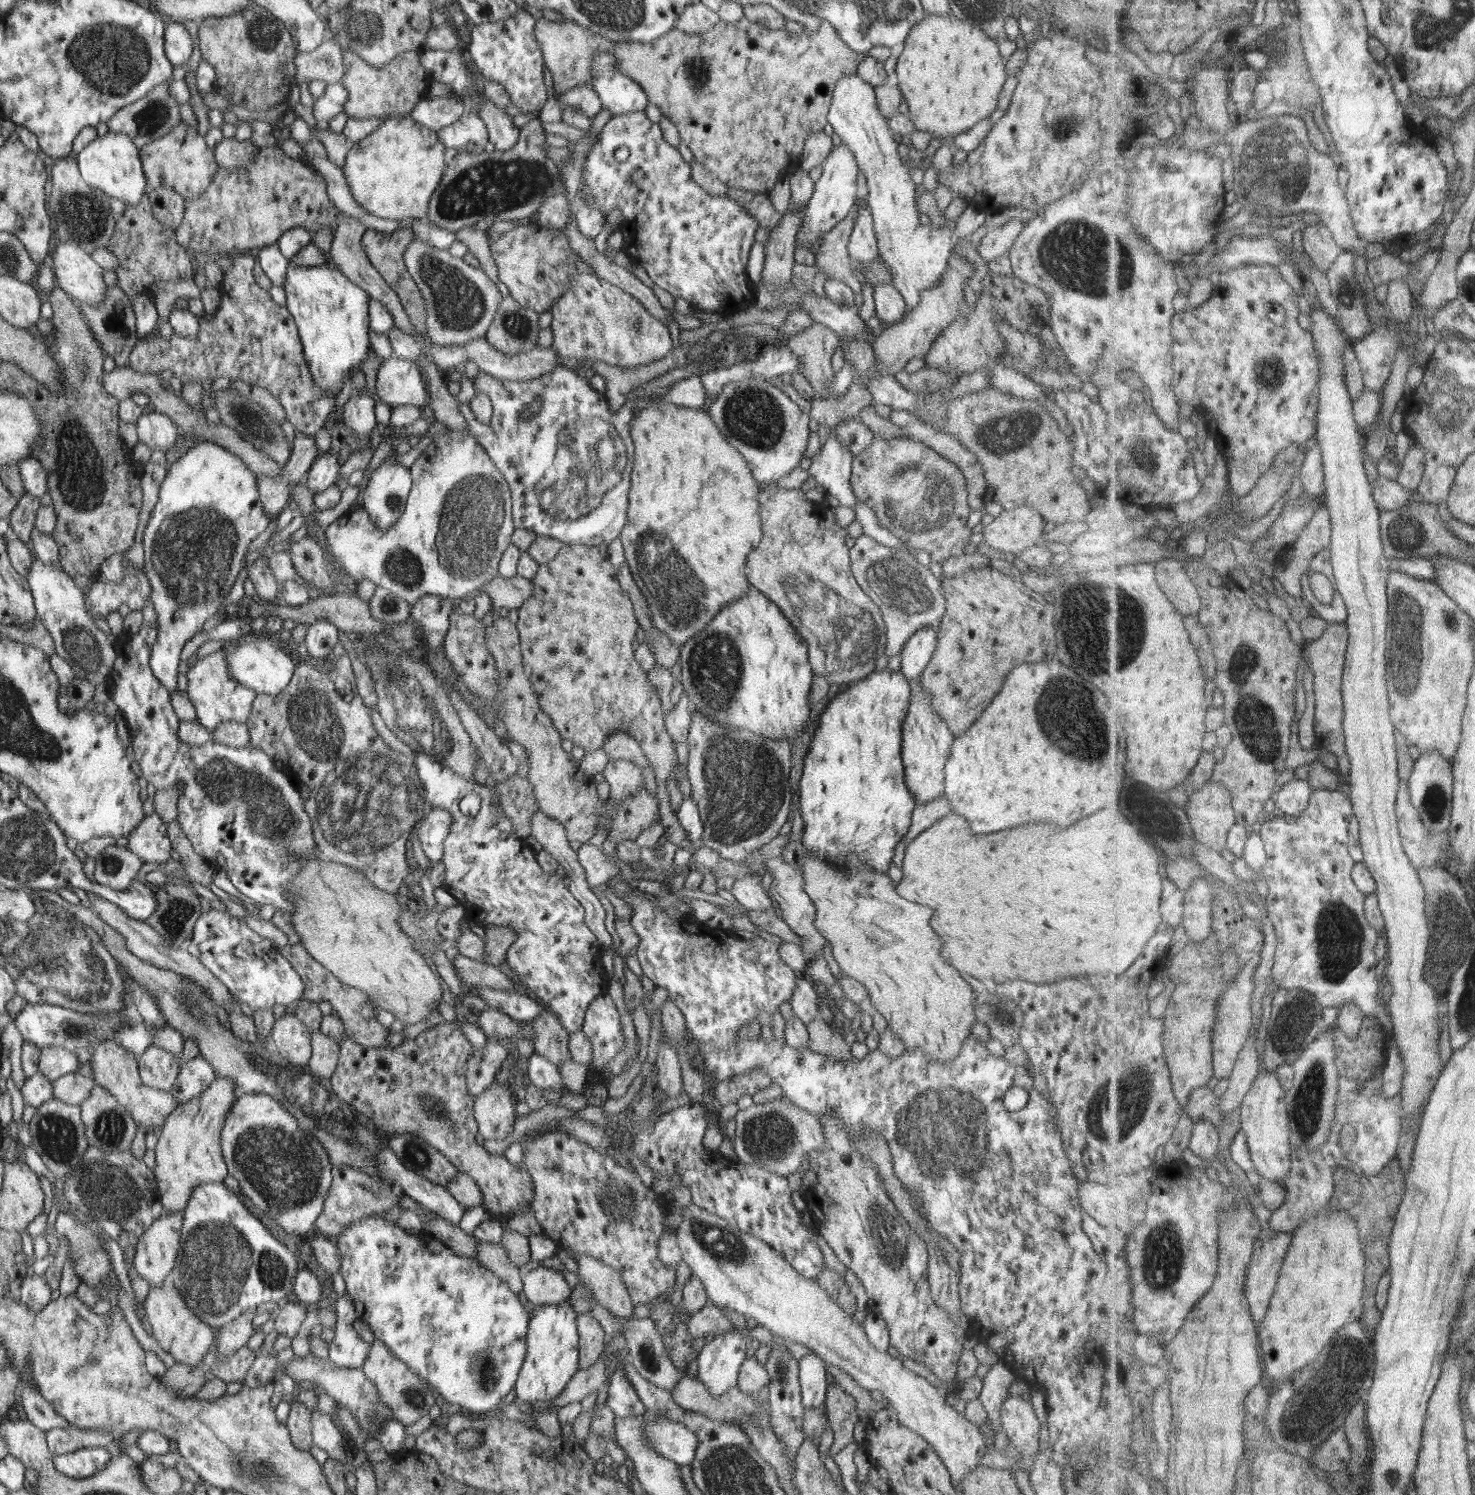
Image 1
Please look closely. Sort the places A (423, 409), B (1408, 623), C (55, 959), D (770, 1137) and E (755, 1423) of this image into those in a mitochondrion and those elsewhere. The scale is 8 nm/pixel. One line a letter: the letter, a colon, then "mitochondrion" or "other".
A: other
B: mitochondrion
C: mitochondrion
D: mitochondrion
E: mitochondrion

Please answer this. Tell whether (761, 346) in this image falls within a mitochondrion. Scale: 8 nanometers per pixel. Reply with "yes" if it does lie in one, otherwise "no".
no

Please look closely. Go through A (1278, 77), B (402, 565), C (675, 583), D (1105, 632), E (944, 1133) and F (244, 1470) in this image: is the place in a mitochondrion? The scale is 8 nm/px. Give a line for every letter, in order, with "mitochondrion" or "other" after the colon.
A: other
B: mitochondrion
C: mitochondrion
D: mitochondrion
E: mitochondrion
F: mitochondrion

